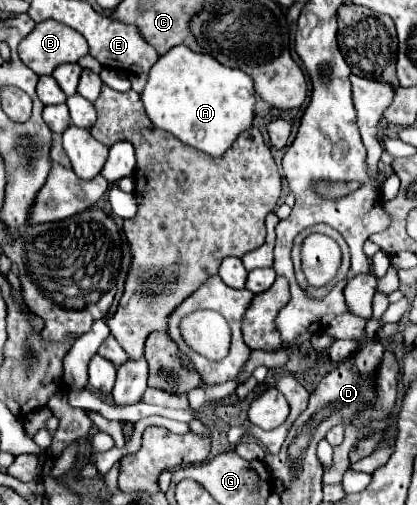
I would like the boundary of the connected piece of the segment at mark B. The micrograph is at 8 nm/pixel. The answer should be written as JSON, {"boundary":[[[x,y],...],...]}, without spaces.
{"boundary":[[[43,21],[21,41],[19,57],[37,75],[51,75],[61,63],[75,63],[87,55],[87,41],[75,29],[57,23]]]}

